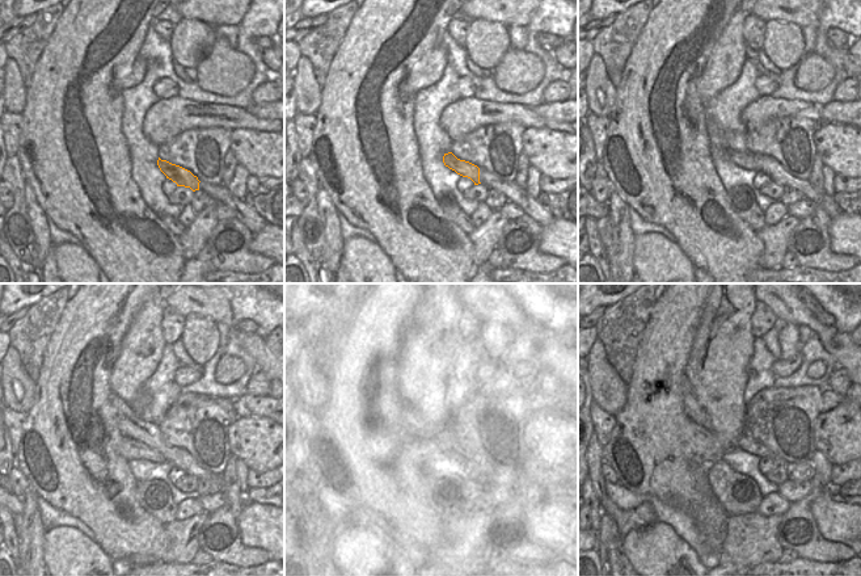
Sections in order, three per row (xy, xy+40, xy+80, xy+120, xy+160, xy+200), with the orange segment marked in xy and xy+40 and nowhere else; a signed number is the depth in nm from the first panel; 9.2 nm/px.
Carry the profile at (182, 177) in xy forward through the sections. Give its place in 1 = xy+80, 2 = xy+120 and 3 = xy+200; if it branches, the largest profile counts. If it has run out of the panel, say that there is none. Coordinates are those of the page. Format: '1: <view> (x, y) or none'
1: xy+80 (743, 159)
2: xy+120 (130, 449)
3: xy+200 (693, 437)

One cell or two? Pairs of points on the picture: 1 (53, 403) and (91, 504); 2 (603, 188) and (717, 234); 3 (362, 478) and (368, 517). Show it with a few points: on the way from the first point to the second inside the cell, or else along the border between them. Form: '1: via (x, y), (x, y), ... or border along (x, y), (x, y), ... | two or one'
1: via (54, 428), (58, 448), (85, 479) | one
2: border along (607, 176), (615, 190) | two
3: border along (340, 493), (376, 511), (392, 526) | two

